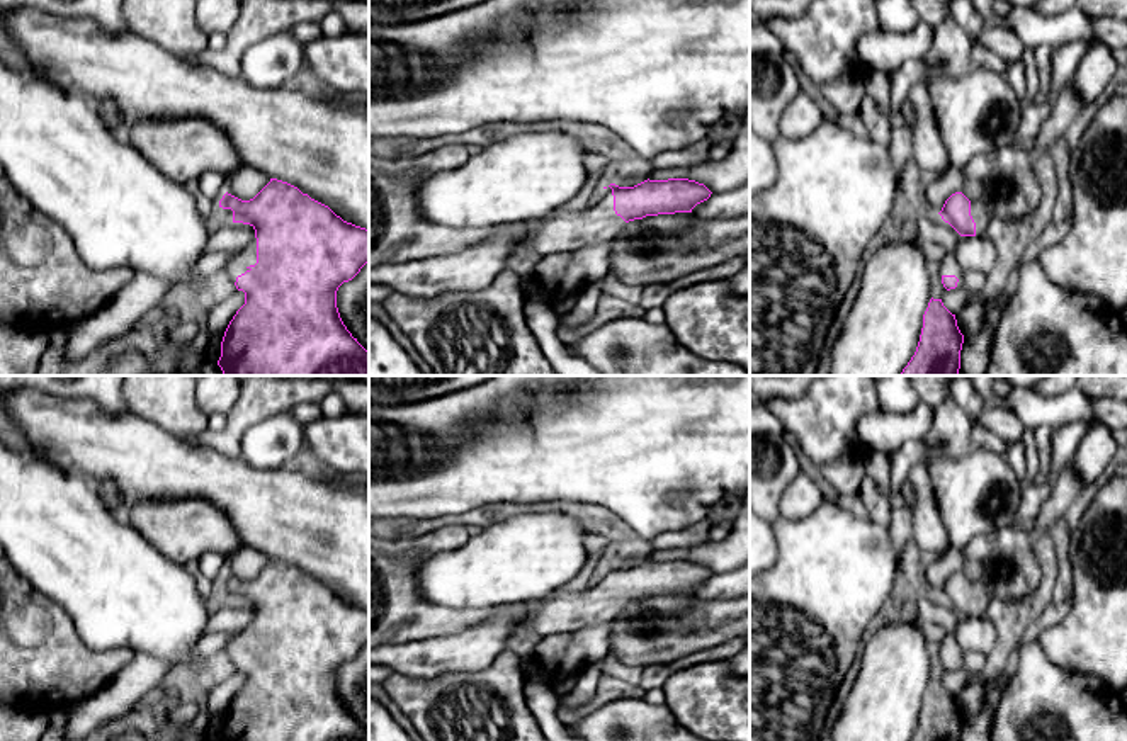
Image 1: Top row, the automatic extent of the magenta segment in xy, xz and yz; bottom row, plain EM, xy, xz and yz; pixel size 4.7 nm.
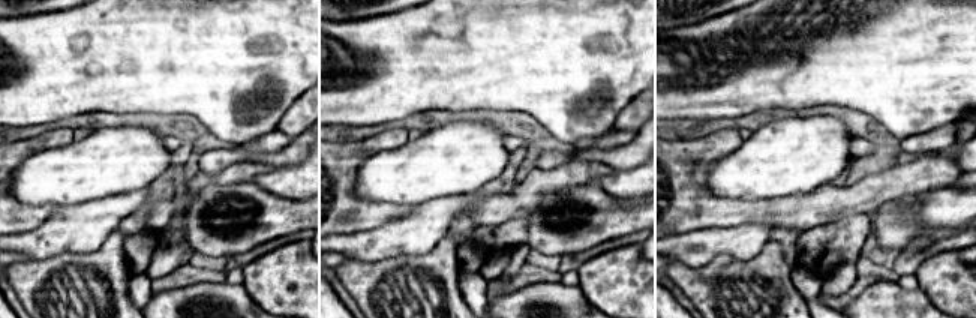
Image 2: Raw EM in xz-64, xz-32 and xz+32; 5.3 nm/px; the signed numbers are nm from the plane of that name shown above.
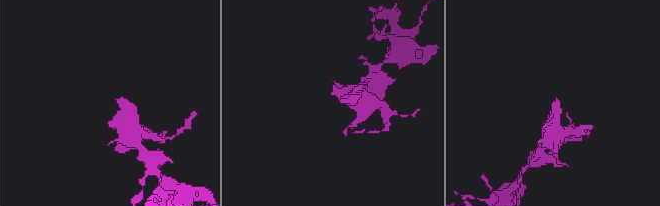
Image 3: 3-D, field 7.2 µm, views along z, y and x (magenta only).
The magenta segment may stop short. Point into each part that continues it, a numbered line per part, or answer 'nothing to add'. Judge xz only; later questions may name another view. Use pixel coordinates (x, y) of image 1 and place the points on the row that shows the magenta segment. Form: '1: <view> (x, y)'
1: xz (563, 231)

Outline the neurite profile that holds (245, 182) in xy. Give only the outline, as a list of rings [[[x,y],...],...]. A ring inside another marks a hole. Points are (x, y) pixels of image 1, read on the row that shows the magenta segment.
[[[241,165],[236,172],[226,175],[226,192],[241,201],[250,201],[269,182],[270,182],[270,177],[257,172],[252,167]]]

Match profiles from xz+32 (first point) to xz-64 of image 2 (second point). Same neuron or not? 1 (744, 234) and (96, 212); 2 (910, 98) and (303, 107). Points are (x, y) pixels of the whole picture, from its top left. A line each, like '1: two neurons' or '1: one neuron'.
1: one neuron
2: two neurons

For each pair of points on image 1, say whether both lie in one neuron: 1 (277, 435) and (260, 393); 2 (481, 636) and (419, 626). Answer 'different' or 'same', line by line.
1: different
2: different

